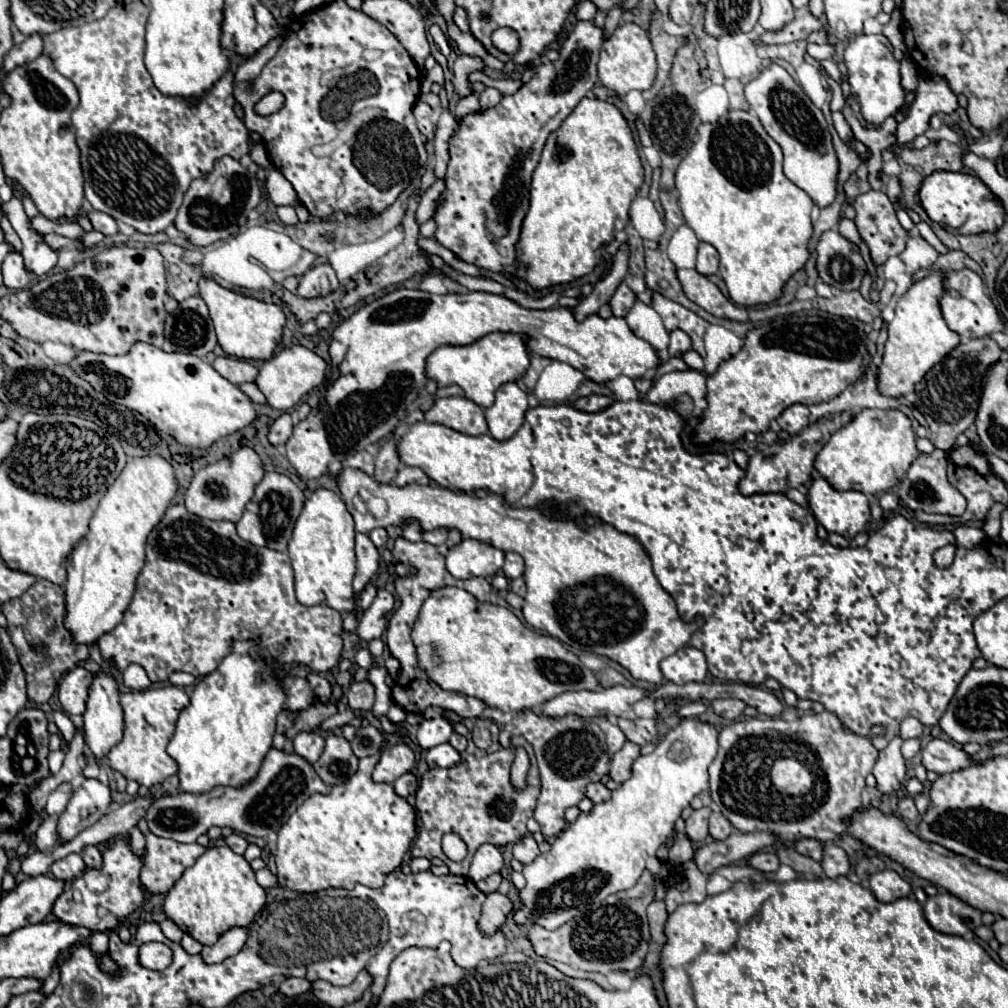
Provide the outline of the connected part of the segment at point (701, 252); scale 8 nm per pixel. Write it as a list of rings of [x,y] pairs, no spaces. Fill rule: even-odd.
[[[700,243],[698,245],[696,271],[706,275],[706,277],[718,273],[718,251],[712,245],[708,245],[708,243]]]

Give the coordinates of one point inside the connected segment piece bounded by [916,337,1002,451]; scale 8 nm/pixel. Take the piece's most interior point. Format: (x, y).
(949, 396)

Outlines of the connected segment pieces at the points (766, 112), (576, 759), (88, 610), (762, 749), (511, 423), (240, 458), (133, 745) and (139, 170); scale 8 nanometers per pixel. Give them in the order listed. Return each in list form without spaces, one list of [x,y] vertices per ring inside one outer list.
[[[772,63],[756,79],[746,85],[746,101],[758,115],[766,133],[782,147],[786,177],[804,189],[816,207],[824,209],[836,199],[838,157],[832,145],[832,135],[822,111],[804,95],[786,69]]]
[[[526,711],[514,717],[504,727],[504,731],[500,733],[500,743],[508,747],[508,741],[514,735],[522,735],[532,745],[534,755],[538,759],[542,793],[538,797],[534,819],[538,821],[542,835],[548,841],[552,841],[566,827],[564,811],[572,805],[578,805],[586,793],[586,785],[592,781],[600,781],[610,769],[610,757],[606,751],[604,733],[594,721],[580,719],[578,715],[548,719],[534,711]]]
[[[160,455],[130,459],[122,469],[122,473],[116,477],[116,481],[108,487],[106,495],[100,499],[96,513],[90,519],[90,531],[80,539],[80,543],[74,547],[72,555],[68,557],[68,567],[66,567],[68,579],[64,583],[64,601],[66,601],[64,627],[72,633],[74,643],[92,645],[104,633],[108,633],[112,627],[120,623],[128,603],[132,601],[136,589],[136,577],[144,567],[146,537],[164,517],[176,491],[178,491],[178,483],[174,477],[174,469]]]
[[[822,711],[822,713],[816,713],[816,715],[804,715],[804,717],[798,717],[794,721],[784,721],[784,719],[778,719],[778,717],[750,717],[748,721],[738,721],[738,723],[732,723],[728,727],[724,727],[720,731],[720,737],[718,737],[718,755],[716,759],[712,761],[710,765],[710,793],[712,793],[712,801],[714,801],[714,807],[720,809],[726,819],[738,829],[738,831],[776,831],[776,835],[780,835],[782,843],[786,841],[794,841],[794,839],[800,839],[800,837],[812,837],[812,839],[818,839],[820,843],[832,843],[838,839],[838,835],[846,833],[846,827],[848,827],[848,817],[862,807],[862,799],[860,799],[860,793],[862,789],[866,787],[866,775],[872,773],[872,767],[876,763],[876,755],[878,755],[878,749],[872,745],[870,737],[862,737],[862,735],[856,735],[852,733],[850,729],[844,727],[844,723],[830,711]]]
[[[506,383],[496,391],[496,401],[492,407],[484,409],[490,435],[498,441],[510,439],[524,423],[524,413],[528,409],[528,395],[516,383]]]
[[[240,447],[234,455],[224,457],[212,465],[200,469],[194,475],[190,487],[184,493],[186,509],[202,519],[236,523],[240,519],[246,503],[252,499],[254,487],[256,487],[256,483],[260,483],[262,475],[264,475],[264,469],[262,469],[262,461],[260,461],[258,453],[250,447]]]
[[[164,685],[156,689],[130,691],[120,695],[124,709],[124,735],[118,745],[108,751],[108,765],[122,773],[126,779],[134,779],[144,787],[156,787],[170,775],[178,773],[178,763],[166,753],[166,745],[174,733],[180,711],[190,703],[184,688]]]
[[[142,1],[116,5],[102,19],[82,27],[60,29],[44,35],[44,51],[58,73],[68,77],[80,95],[78,107],[72,111],[76,143],[80,147],[80,163],[84,171],[84,193],[96,211],[102,211],[140,233],[160,233],[172,225],[192,179],[212,171],[214,161],[230,155],[242,159],[248,147],[248,129],[234,113],[234,75],[228,71],[212,91],[208,91],[196,107],[180,97],[166,97],[156,91],[152,77],[144,67],[144,25],[148,7]]]

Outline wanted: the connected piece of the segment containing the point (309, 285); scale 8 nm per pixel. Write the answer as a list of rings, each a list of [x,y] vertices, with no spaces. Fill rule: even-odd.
[[[324,263],[312,267],[308,273],[300,277],[298,295],[304,299],[314,299],[314,297],[324,297],[336,289],[338,289],[336,273],[328,263]]]

